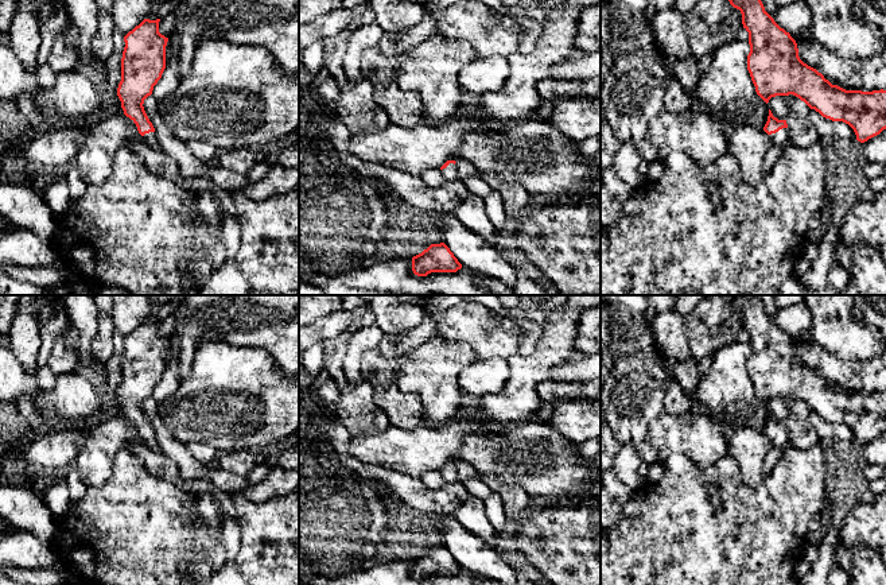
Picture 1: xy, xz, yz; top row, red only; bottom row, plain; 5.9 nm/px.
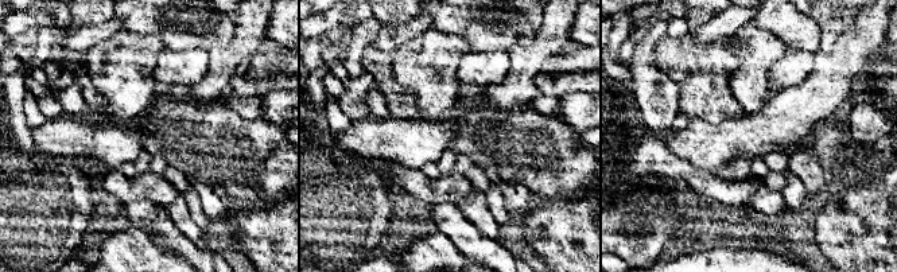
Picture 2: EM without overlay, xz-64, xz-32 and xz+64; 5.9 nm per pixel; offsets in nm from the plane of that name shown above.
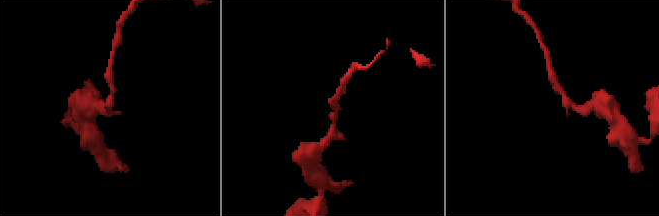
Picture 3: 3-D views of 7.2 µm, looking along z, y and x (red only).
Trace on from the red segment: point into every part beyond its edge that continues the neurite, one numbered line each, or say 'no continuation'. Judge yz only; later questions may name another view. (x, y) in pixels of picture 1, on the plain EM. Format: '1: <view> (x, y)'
1: yz (781, 440)

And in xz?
1: xz (450, 475)

